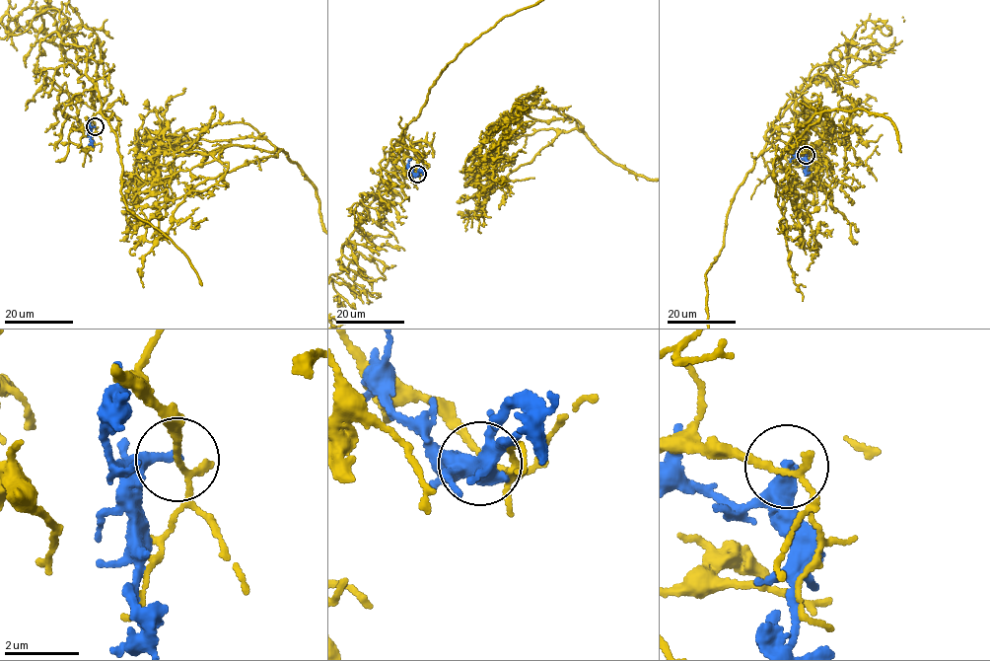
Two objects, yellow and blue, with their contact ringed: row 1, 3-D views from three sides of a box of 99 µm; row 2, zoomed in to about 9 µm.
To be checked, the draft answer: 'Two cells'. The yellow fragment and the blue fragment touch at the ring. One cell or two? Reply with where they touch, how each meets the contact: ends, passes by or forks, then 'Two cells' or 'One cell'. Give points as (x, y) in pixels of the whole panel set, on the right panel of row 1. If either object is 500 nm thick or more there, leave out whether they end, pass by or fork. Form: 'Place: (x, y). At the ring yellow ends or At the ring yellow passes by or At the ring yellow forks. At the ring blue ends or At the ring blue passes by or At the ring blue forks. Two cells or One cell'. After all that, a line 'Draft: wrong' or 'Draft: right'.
Place: (806, 155). At the ring yellow passes by. At the ring blue ends. Two cells
Draft: right

